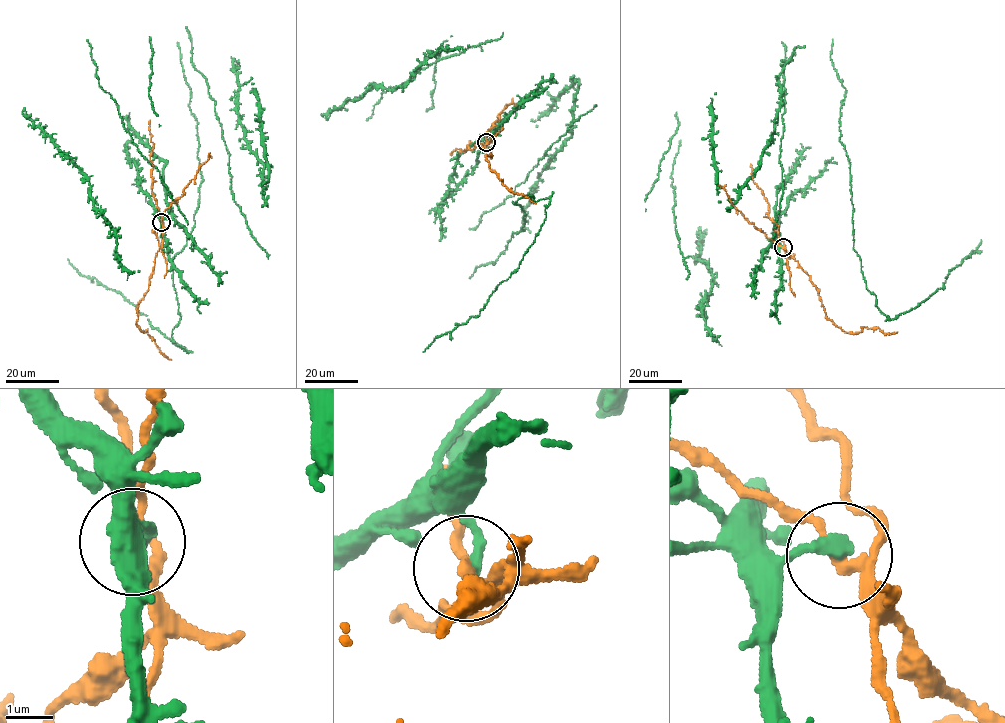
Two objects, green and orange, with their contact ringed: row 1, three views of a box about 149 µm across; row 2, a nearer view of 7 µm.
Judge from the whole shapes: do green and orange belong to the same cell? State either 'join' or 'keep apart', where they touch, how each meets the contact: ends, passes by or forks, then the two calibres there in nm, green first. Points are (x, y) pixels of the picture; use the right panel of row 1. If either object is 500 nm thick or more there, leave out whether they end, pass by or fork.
keep apart; at (783, 247); green ends there; orange forks there; 320 nm thick on the green side, 180 nm on the other

